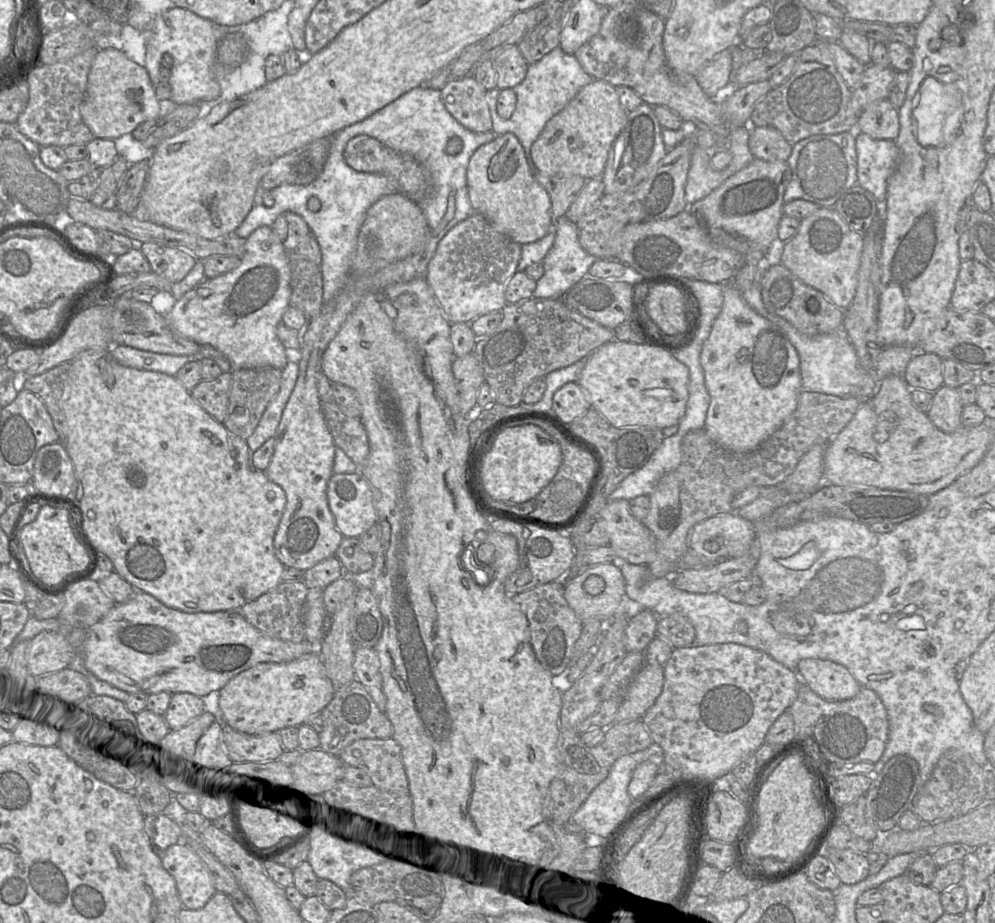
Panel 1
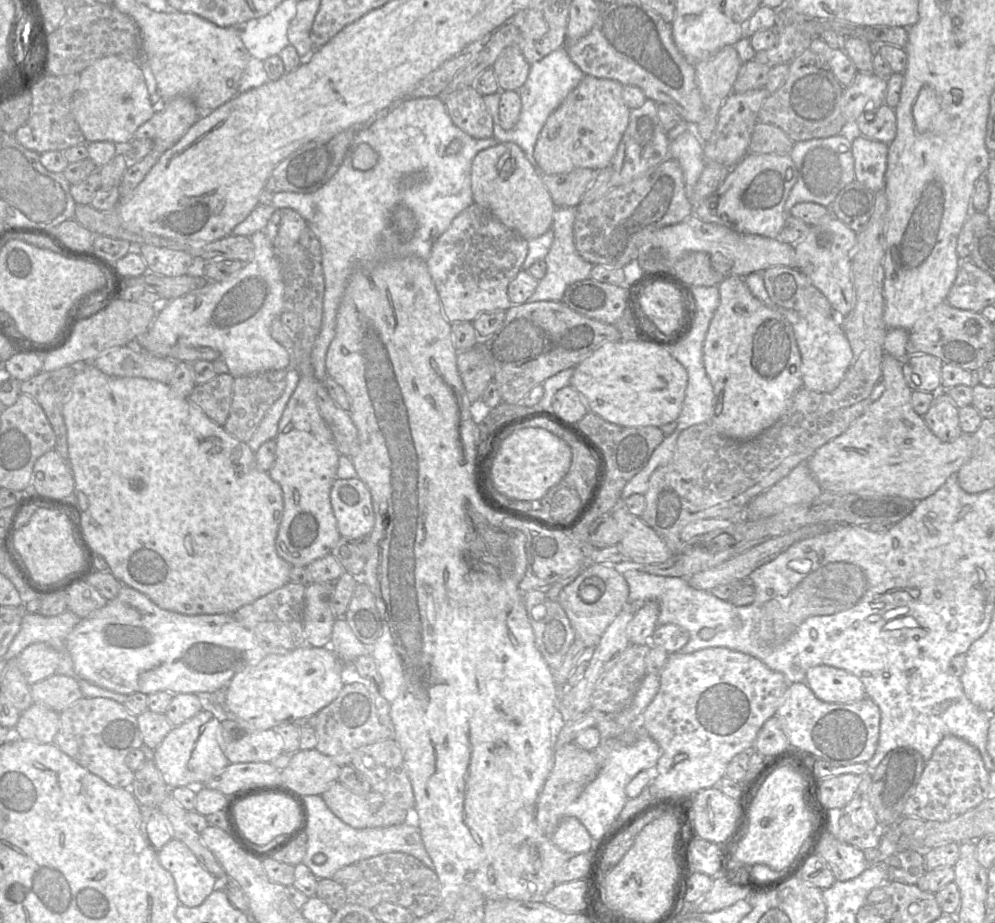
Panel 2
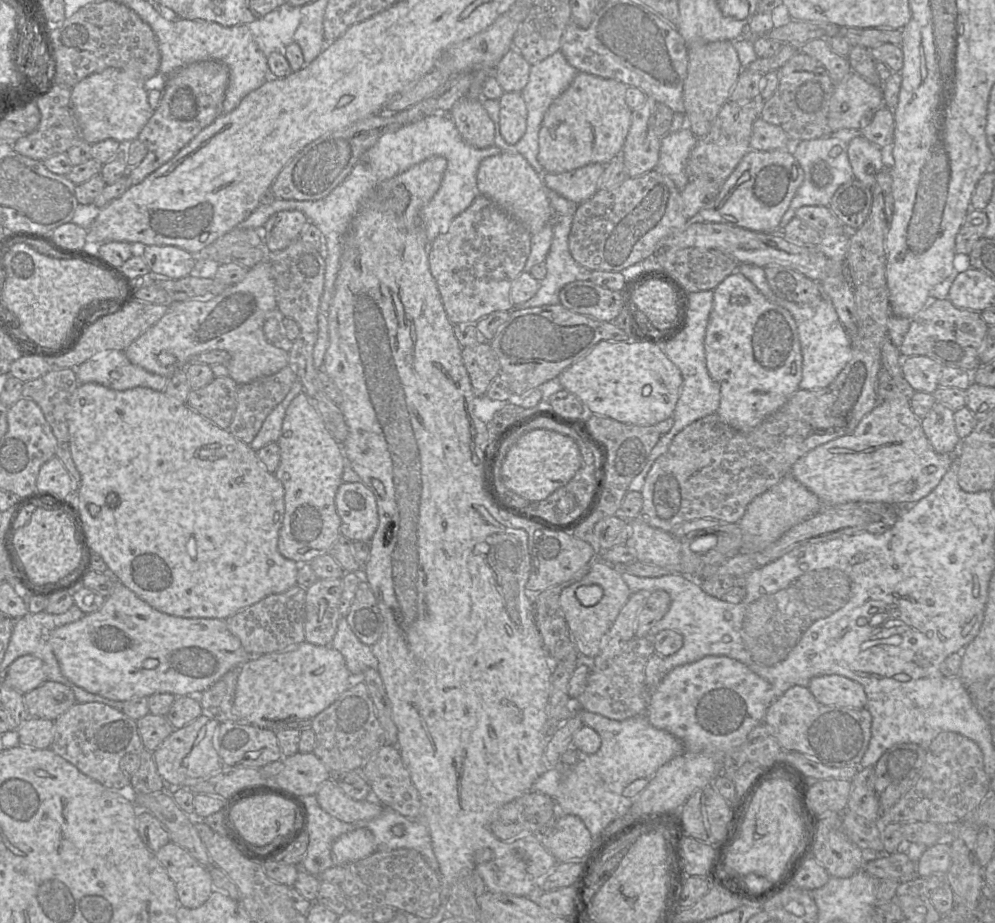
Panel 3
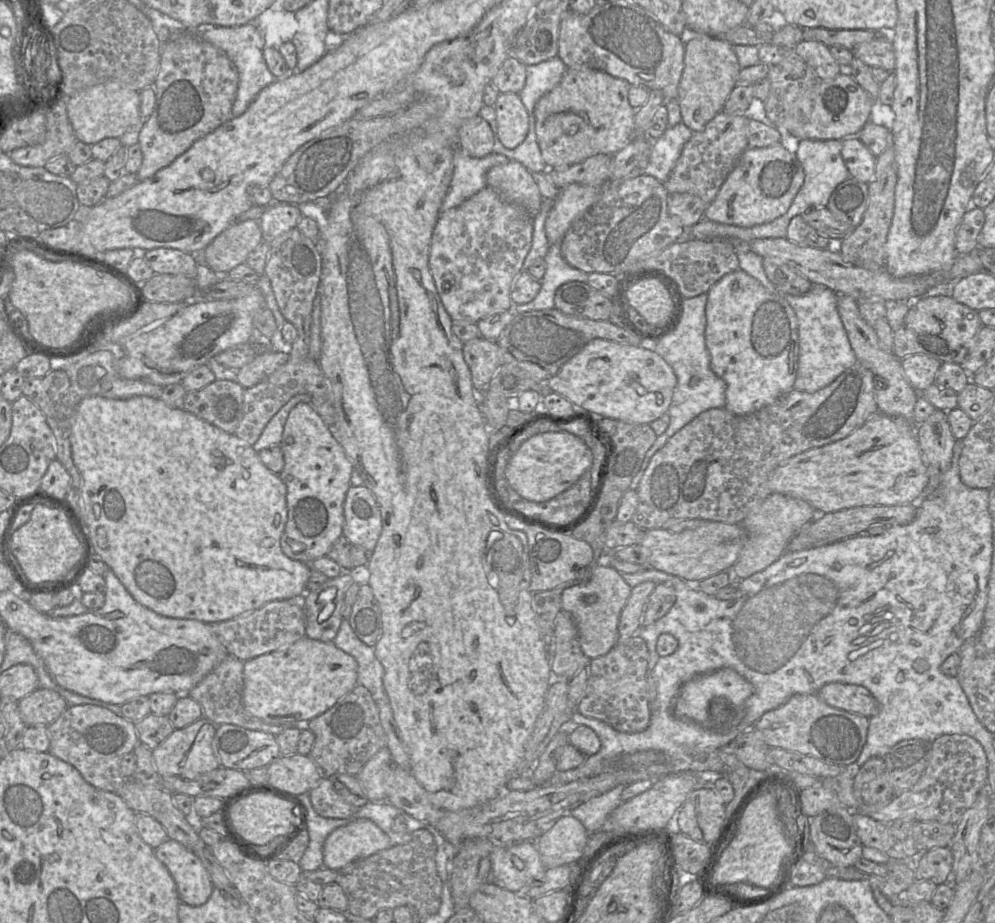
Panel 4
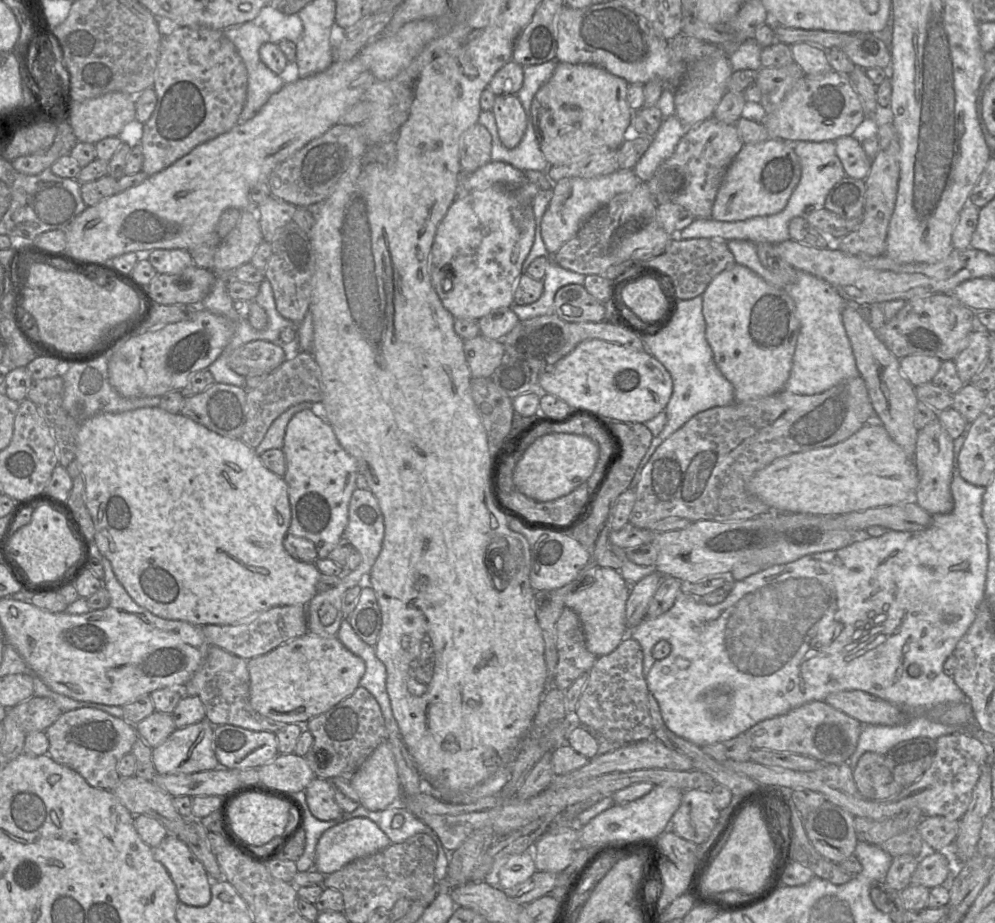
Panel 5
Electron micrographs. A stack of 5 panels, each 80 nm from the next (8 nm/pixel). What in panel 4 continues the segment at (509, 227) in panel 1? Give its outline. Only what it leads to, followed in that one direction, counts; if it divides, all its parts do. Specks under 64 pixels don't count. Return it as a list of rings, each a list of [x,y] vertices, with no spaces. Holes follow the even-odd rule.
[[[510,160],[493,166],[487,172],[486,182],[486,187],[493,188],[507,201],[522,206],[531,216],[540,211],[543,197],[532,172],[521,163]]]

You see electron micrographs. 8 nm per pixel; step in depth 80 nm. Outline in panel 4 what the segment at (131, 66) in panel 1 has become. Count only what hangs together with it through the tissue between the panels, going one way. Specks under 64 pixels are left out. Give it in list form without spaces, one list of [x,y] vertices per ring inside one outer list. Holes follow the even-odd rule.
[[[108,80],[70,96],[67,114],[77,140],[90,145],[105,138],[119,138],[131,127],[144,123],[140,113],[140,91],[117,80]]]

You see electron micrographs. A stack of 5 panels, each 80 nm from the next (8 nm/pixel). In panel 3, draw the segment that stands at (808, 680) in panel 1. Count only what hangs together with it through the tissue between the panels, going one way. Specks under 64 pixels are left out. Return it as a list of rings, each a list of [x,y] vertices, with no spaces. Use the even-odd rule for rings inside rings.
[[[840,675],[813,677],[808,685],[814,698],[825,706],[864,708],[867,696],[858,682]]]

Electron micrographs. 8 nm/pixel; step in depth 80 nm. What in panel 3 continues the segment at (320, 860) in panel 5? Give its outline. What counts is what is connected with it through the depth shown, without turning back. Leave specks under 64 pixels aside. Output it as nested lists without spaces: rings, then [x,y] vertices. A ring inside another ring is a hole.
[[[359,828],[342,834],[332,845],[332,859],[335,865],[347,865],[361,860],[376,851],[373,833]]]

